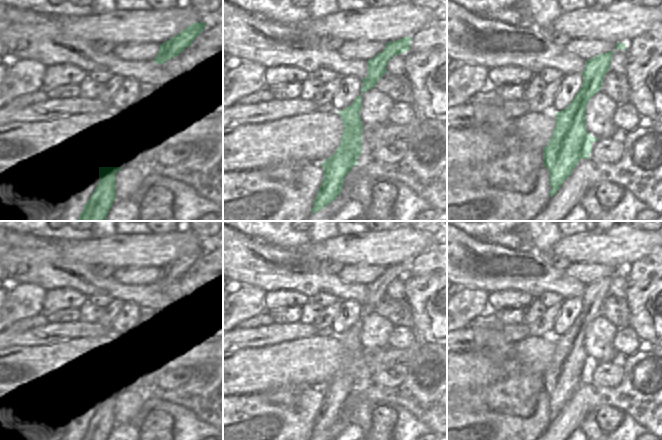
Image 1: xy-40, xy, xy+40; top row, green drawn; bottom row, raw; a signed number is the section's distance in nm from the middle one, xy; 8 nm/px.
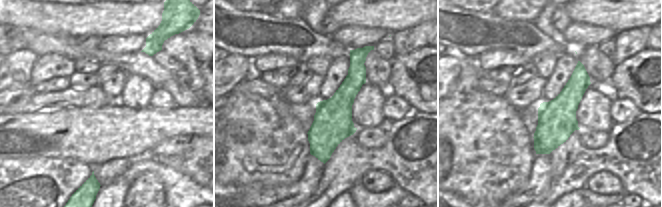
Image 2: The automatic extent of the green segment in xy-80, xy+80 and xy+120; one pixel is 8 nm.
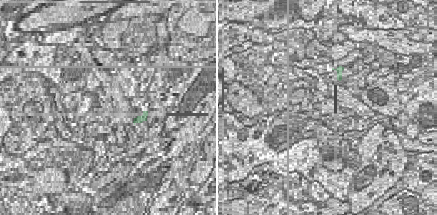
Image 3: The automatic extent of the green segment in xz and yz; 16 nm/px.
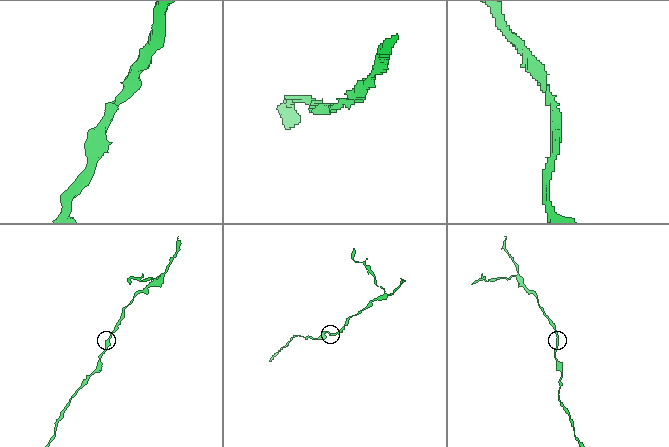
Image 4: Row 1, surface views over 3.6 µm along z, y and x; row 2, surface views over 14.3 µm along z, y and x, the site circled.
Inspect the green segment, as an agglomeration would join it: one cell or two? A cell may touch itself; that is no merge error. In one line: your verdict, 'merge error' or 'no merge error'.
no merge error

